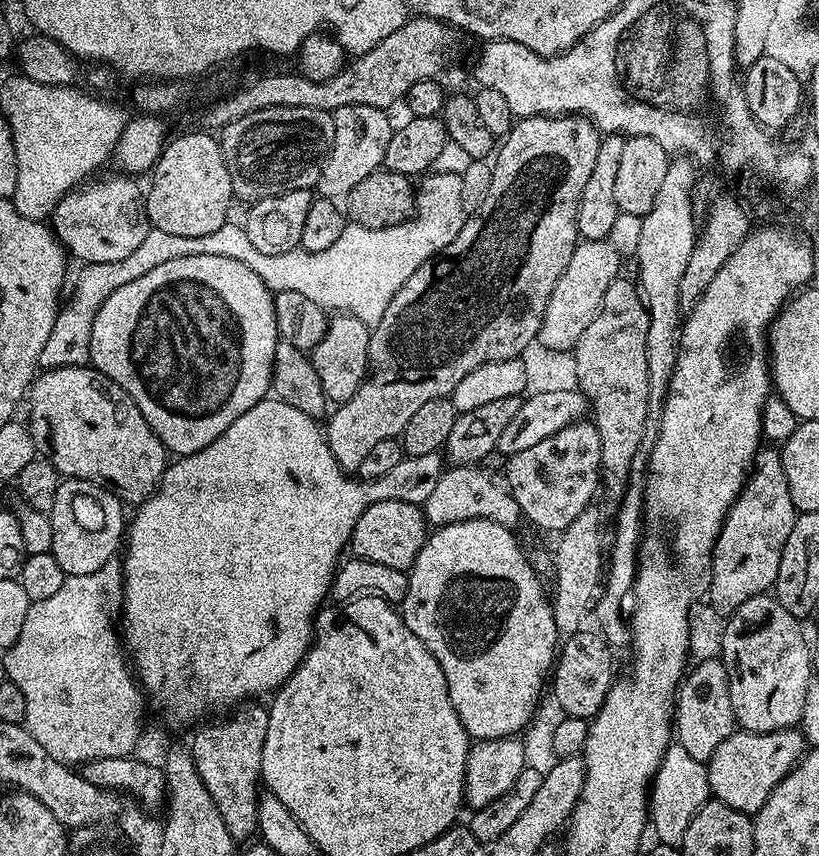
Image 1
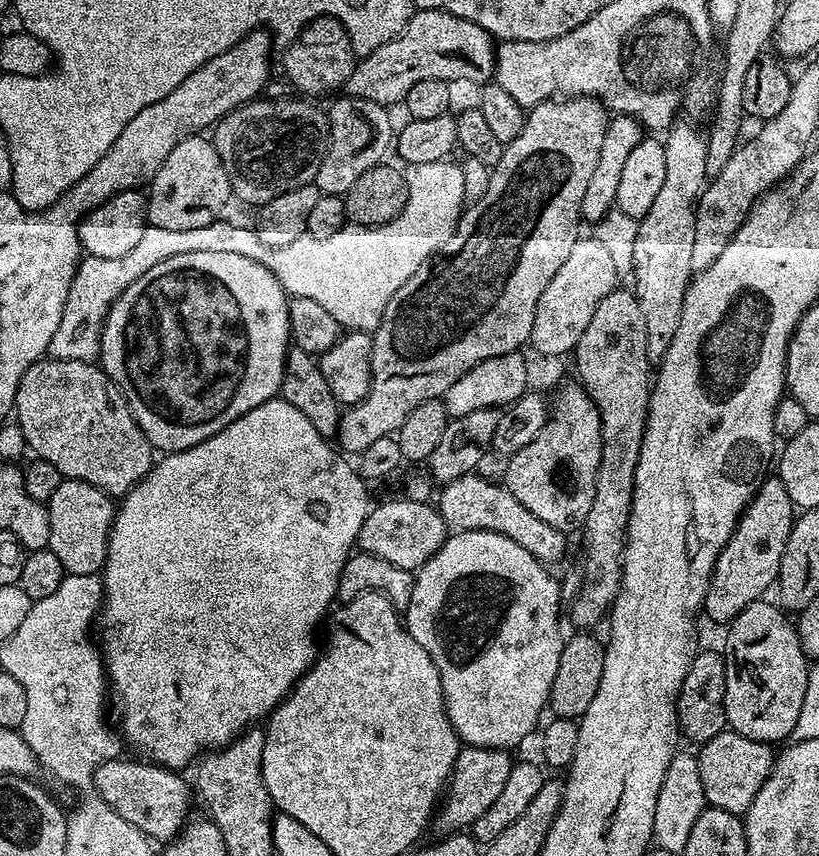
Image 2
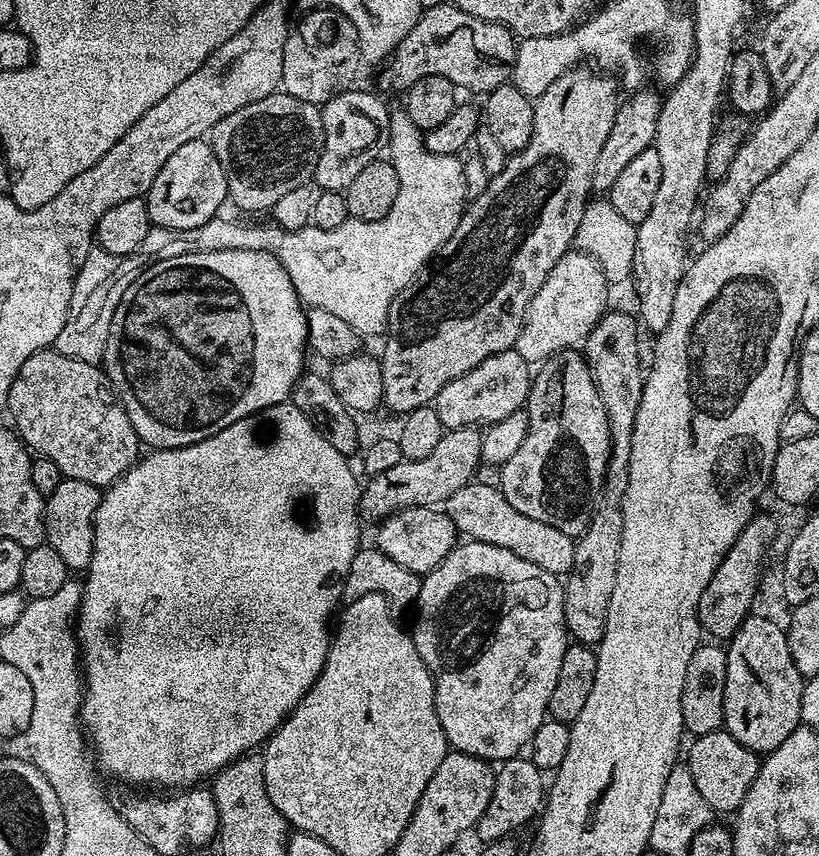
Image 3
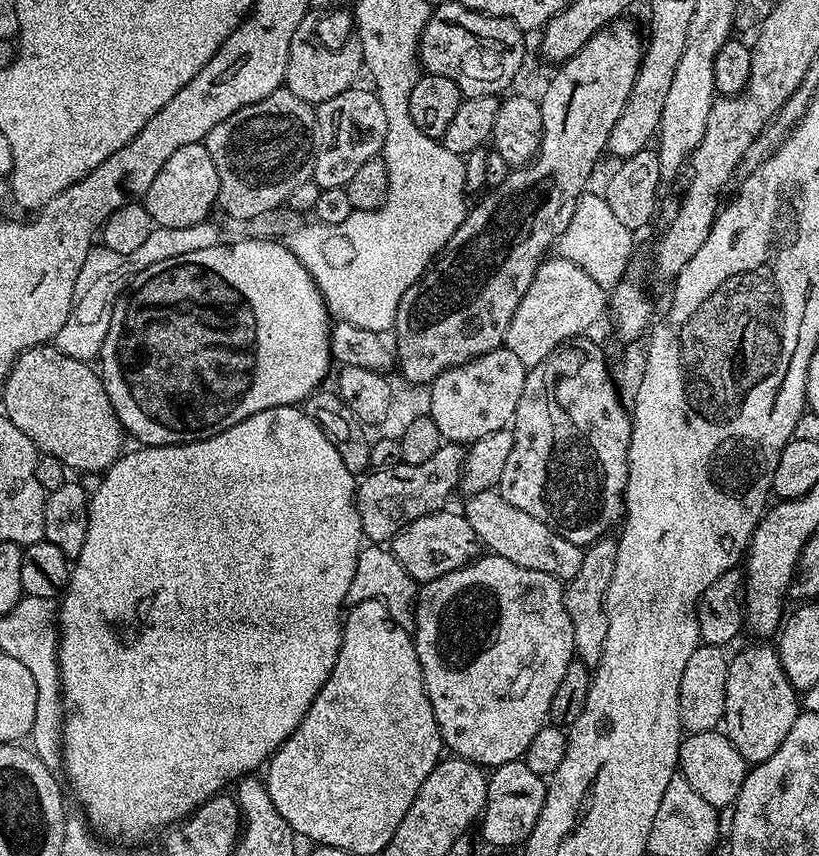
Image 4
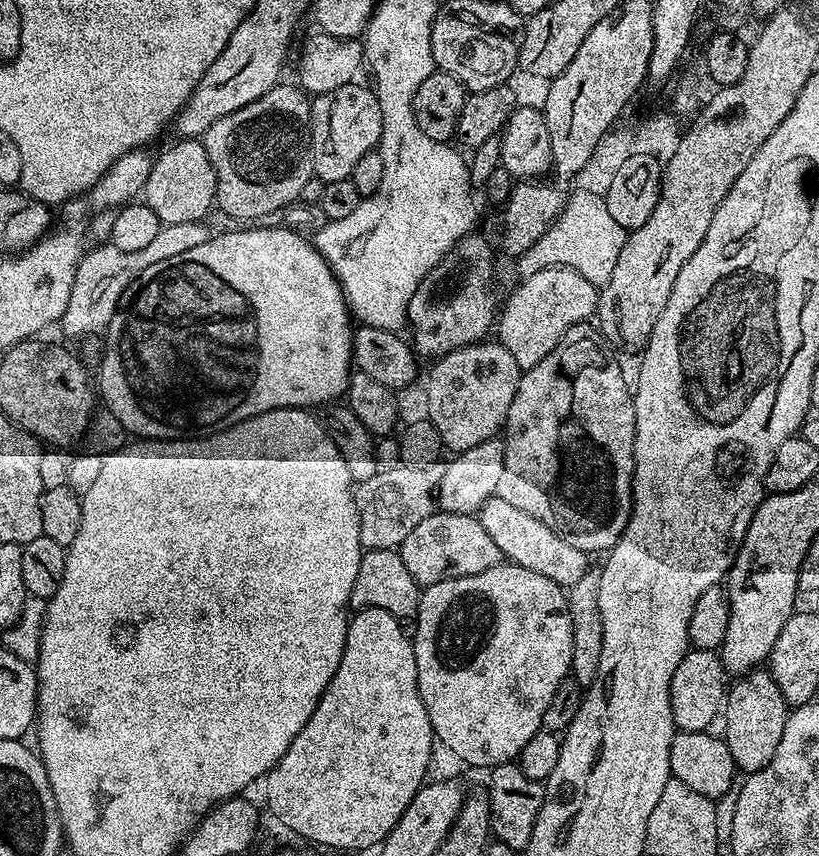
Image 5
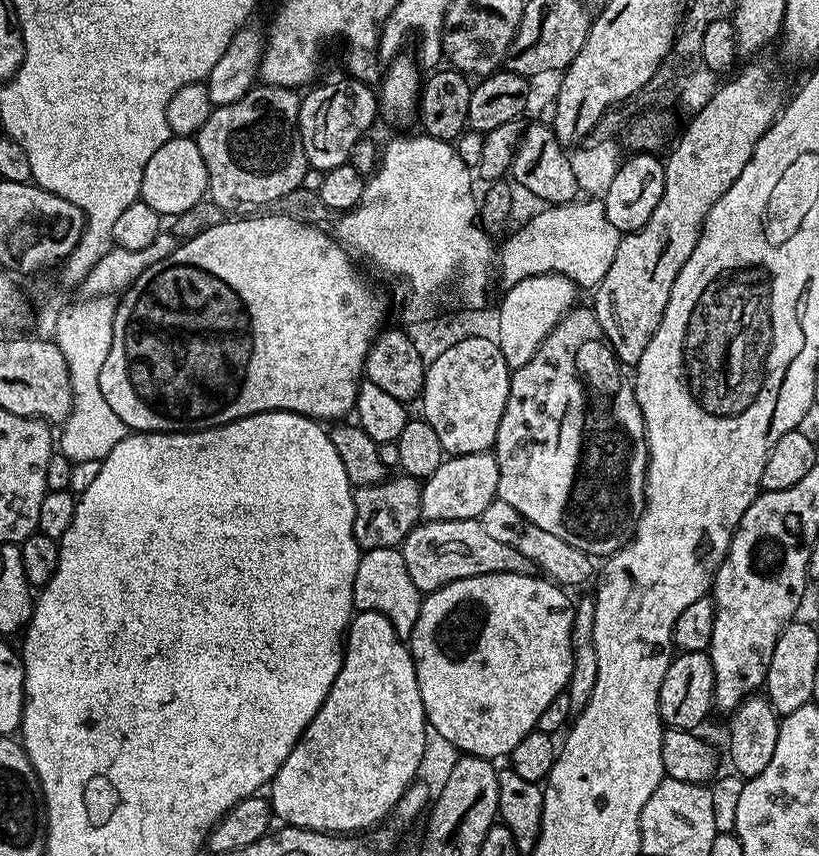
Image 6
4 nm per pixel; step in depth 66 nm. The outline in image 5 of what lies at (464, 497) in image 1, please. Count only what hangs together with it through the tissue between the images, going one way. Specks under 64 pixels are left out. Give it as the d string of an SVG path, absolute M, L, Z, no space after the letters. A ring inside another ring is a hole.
M499 494L490 497L482 505L478 513L486 534L498 545L501 557L505 561L522 566L526 570L534 570L534 574L542 574L542 578L550 578L560 588L565 590L574 586L574 582L582 579L582 574L590 570L589 553L584 552L578 546L570 546L566 538L562 538L546 522L538 522L531 514L525 514L522 510L510 506L506 498Z

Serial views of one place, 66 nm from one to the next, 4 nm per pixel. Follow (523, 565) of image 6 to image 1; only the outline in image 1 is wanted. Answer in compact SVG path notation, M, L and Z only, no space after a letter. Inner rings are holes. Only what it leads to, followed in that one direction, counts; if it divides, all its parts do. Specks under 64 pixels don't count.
M379 500L370 505L358 518L352 531L350 552L357 560L378 562L399 572L408 572L418 558L430 535L430 525L424 519L421 505L406 500Z

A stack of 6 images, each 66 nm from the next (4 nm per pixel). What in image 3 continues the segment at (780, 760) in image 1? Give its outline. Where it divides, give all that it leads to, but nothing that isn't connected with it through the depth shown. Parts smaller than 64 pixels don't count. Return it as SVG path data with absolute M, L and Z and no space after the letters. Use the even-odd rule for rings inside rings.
M723 730L702 734L691 742L693 744L689 748L687 745L686 748L686 763L695 784L698 785L698 791L702 793L702 798L706 798L713 813L735 813L742 798L746 798L746 790L750 790L758 774L761 757L739 744L730 733Z

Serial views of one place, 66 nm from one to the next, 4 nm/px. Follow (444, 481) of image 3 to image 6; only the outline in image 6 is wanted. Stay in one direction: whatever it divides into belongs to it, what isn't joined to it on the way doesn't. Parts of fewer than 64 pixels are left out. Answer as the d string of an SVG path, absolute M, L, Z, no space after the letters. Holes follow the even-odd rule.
M403 474L383 480L381 484L356 488L352 494L354 502L354 538L361 549L394 548L403 545L410 530L421 523L419 479Z

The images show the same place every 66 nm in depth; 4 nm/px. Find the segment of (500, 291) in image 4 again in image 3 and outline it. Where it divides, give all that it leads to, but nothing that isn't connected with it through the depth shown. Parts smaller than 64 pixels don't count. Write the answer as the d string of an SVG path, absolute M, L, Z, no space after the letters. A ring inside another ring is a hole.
M588 66L572 68L569 72L561 74L554 82L550 82L550 86L546 86L544 93L535 97L533 133L525 148L509 155L502 174L491 177L486 190L482 190L482 194L478 194L478 198L465 207L464 217L458 222L454 234L450 234L450 238L441 246L440 251L429 260L428 265L394 298L388 315L386 335L382 340L384 356L379 357L382 366L383 407L389 408L389 413L407 414L415 408L431 405L436 399L438 390L442 390L442 386L446 386L446 382L454 382L454 378L462 378L462 374L466 374L466 370L474 370L474 366L478 366L478 362L483 362L485 358L490 358L490 354L502 354L502 350L516 347L516 339L524 325L524 315L530 306L530 298L534 298L534 294L538 294L538 286L542 286L542 282L546 282L546 278L550 278L550 270L554 270L554 266L558 266L558 258L562 258L573 247L579 222L582 220L585 208L590 203L594 166L598 163L598 154L610 134L610 126L614 126L614 114L618 107L616 88L618 89L617 81L611 75L600 70L593 70Z

